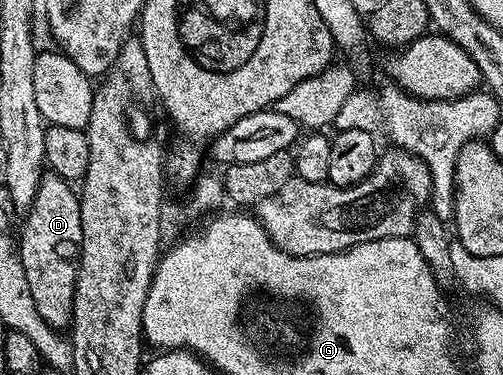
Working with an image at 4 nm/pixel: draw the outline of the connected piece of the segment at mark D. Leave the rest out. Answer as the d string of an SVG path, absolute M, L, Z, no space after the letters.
M44 172L37 187L37 195L25 211L24 217L27 218L24 219L23 230L19 233L19 239L17 238L17 254L21 267L24 268L25 279L28 280L34 304L45 323L58 331L66 330L71 324L71 312L75 307L75 281L79 278L79 256L83 246L80 194L76 190L74 193L71 189L74 188L56 173Z

